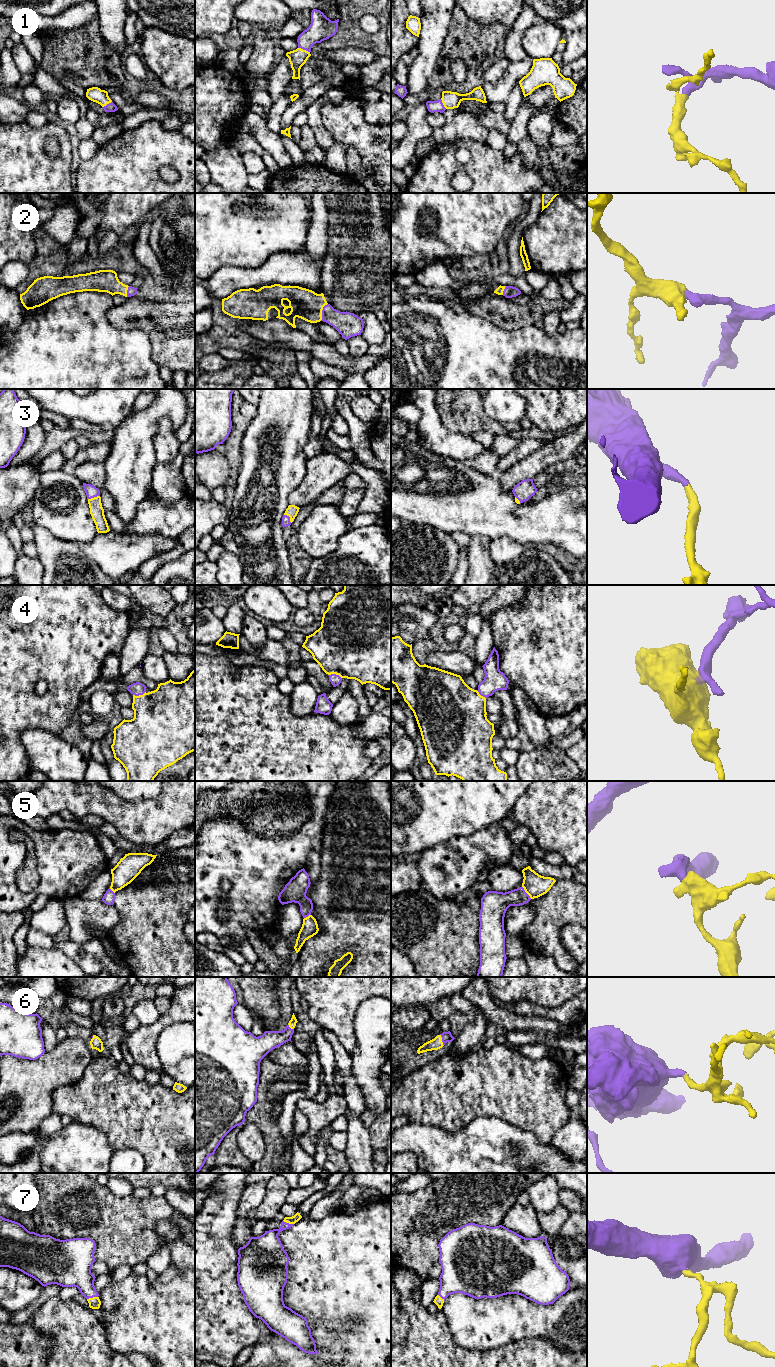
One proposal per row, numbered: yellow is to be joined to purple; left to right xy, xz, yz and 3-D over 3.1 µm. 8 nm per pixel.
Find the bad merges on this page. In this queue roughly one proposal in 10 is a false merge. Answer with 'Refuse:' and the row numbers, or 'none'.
Refuse: none

